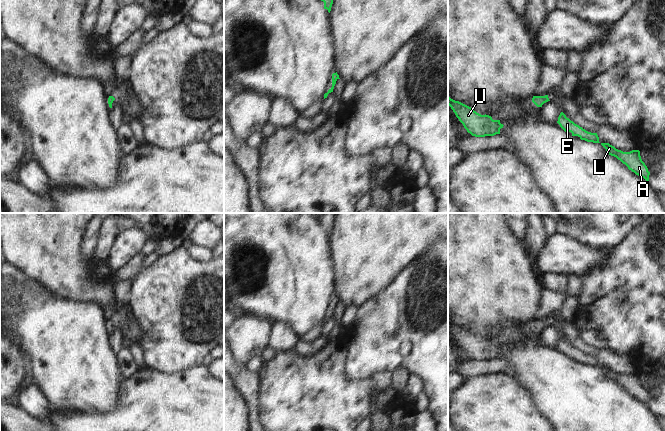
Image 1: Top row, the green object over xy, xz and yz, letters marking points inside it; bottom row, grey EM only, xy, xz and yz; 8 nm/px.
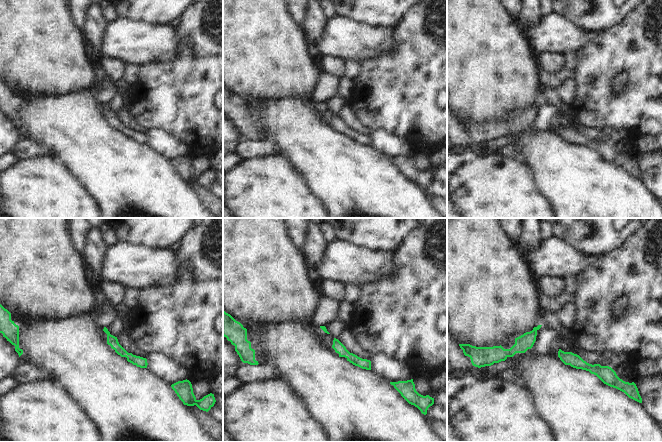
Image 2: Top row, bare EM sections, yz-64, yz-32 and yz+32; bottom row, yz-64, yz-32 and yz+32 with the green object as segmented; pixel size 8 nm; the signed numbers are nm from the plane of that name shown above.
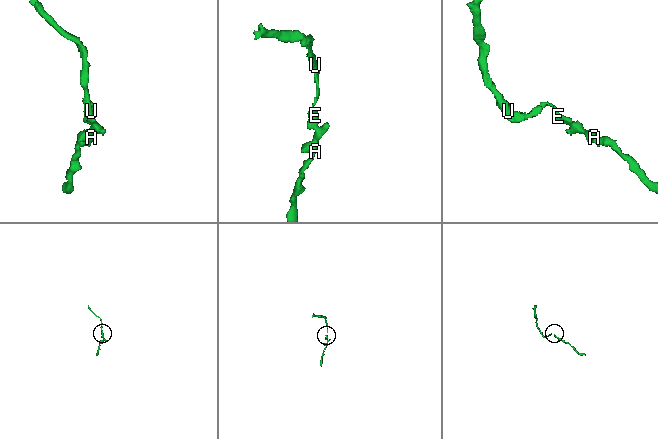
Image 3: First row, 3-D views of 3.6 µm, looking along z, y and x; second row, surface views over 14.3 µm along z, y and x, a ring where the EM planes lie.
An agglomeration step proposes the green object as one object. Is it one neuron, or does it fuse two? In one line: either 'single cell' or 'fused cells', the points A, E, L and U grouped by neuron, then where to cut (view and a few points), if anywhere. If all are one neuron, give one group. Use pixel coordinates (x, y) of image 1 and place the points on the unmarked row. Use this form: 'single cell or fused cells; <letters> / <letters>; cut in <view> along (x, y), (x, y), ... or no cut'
single cell; A E L U; no cut

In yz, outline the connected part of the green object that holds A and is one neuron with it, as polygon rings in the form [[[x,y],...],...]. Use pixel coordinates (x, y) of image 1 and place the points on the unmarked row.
[[[600,367],[611,380],[616,381],[623,388],[625,388],[629,394],[634,396],[636,399],[644,402],[649,407],[649,399],[647,390],[642,385],[639,374],[632,374],[630,376],[623,376],[616,373],[609,367]]]

